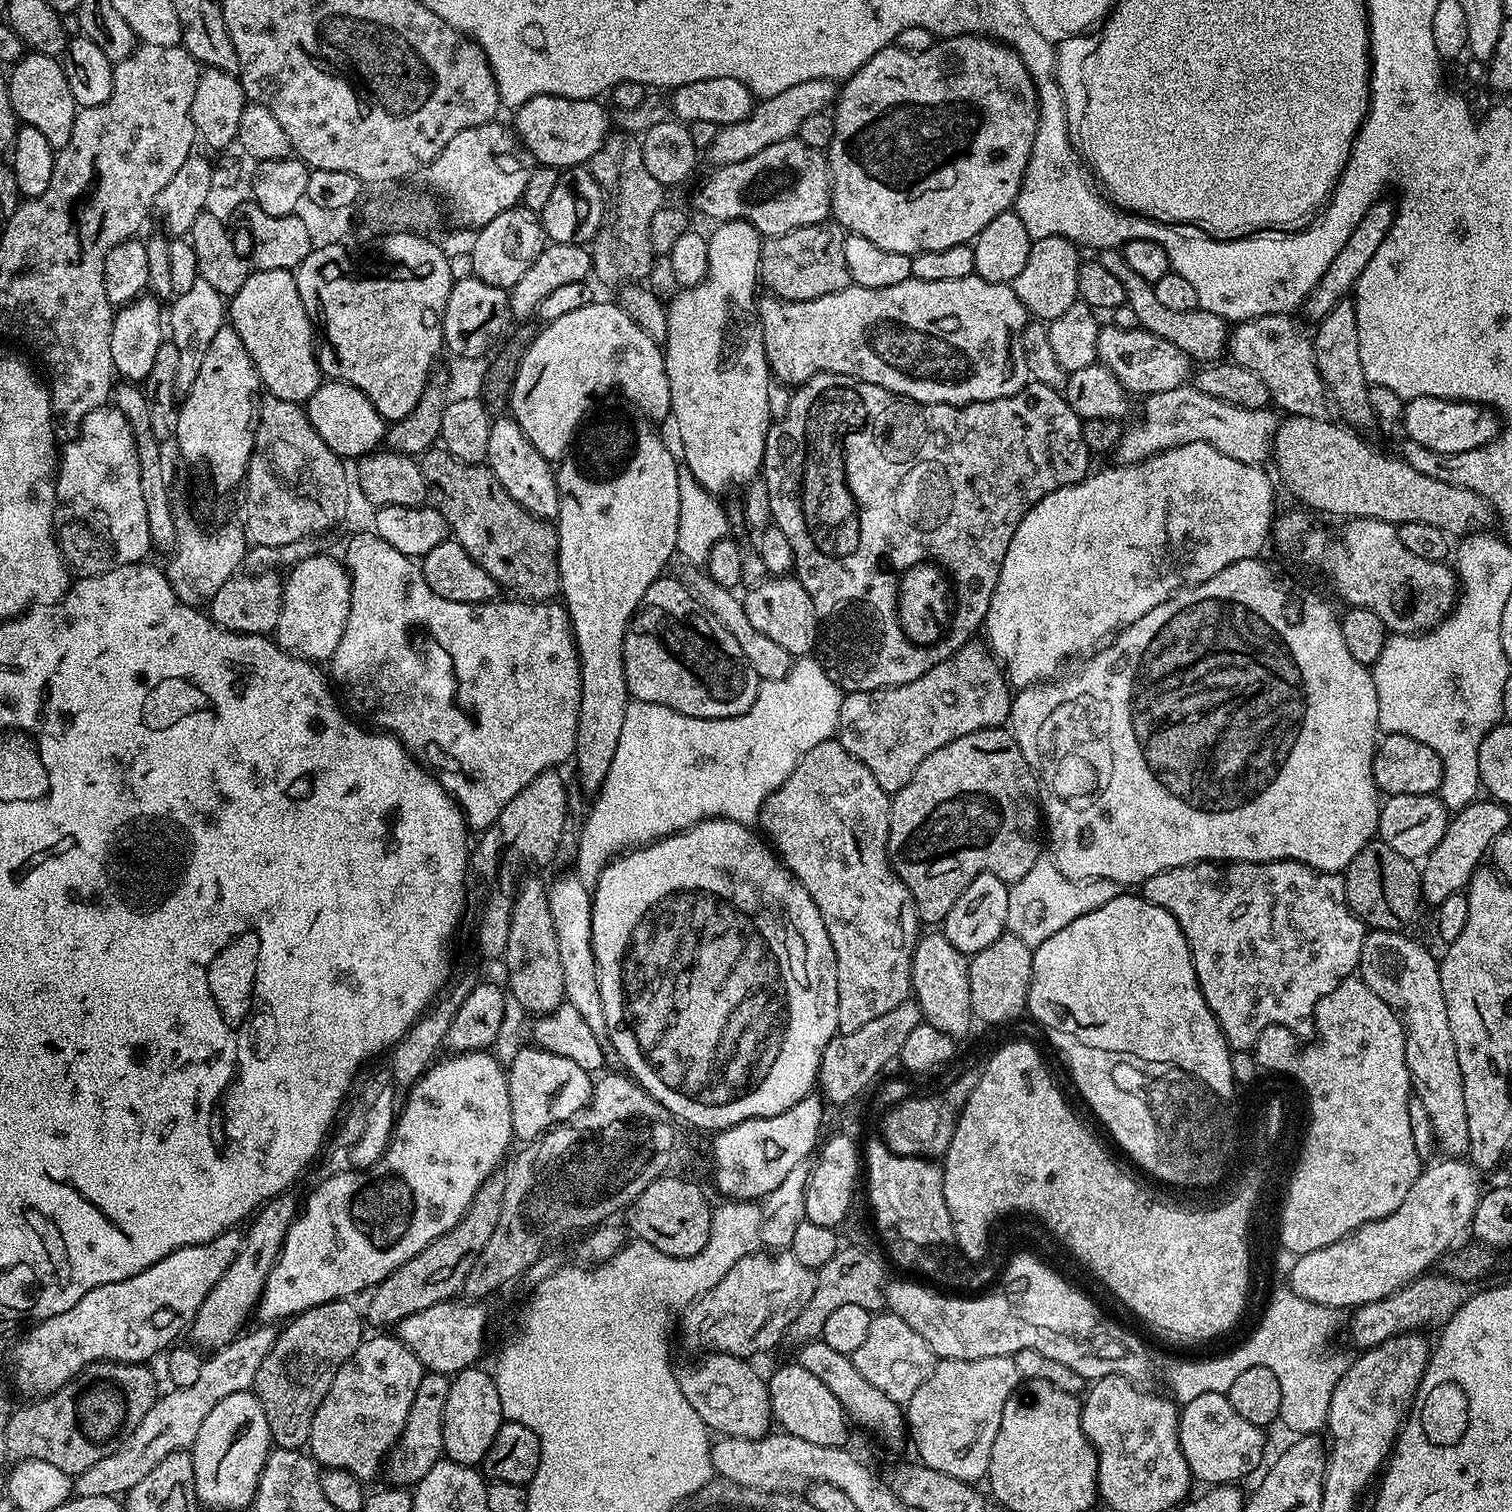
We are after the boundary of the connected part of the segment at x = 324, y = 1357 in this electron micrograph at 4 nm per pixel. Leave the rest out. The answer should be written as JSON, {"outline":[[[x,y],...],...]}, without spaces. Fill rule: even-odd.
{"outline":[[[348,1298],[331,1300],[301,1312],[298,1316],[291,1317],[279,1329],[274,1346],[270,1354],[266,1354],[262,1366],[258,1366],[254,1391],[262,1402],[262,1410],[266,1414],[266,1426],[270,1426],[272,1442],[276,1448],[300,1450],[307,1445],[310,1438],[310,1426],[314,1422],[314,1414],[322,1398],[326,1398],[340,1367],[347,1362],[350,1354],[354,1354],[354,1350],[358,1350],[360,1341],[365,1339],[365,1317],[361,1309],[359,1312],[352,1303],[353,1301]]]}

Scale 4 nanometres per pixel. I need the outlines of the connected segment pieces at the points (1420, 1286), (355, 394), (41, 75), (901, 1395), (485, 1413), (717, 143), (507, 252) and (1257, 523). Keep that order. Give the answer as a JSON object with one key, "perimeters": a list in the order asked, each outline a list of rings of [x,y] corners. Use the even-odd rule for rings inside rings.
{"perimeters":[[[[1443,1274],[1432,1275],[1417,1276],[1394,1294],[1378,1302],[1361,1304],[1355,1309],[1351,1313],[1352,1321],[1349,1324],[1347,1321],[1346,1332],[1348,1328],[1348,1336],[1357,1344],[1357,1349],[1377,1348],[1382,1342],[1401,1336],[1403,1332],[1423,1329],[1423,1324],[1436,1324],[1435,1326],[1448,1324],[1450,1318],[1454,1318],[1458,1309],[1478,1290],[1475,1283],[1467,1280],[1453,1280]]],[[[328,380],[321,383],[318,390],[314,390],[312,397],[306,401],[306,411],[310,418],[310,426],[342,458],[356,456],[363,458],[381,447],[386,431],[386,421],[374,410],[370,398],[362,394],[354,386],[344,384],[340,380]]],[[[29,51],[17,64],[11,65],[9,72],[12,73],[7,73],[6,79],[10,90],[10,106],[16,112],[17,121],[21,125],[34,126],[34,130],[40,131],[52,148],[58,150],[66,146],[66,142],[70,142],[70,134],[74,134],[78,106],[74,102],[74,94],[70,94],[70,82],[66,82],[63,63],[55,56],[43,56],[41,52]]],[[[891,1314],[873,1315],[866,1339],[858,1350],[852,1352],[851,1358],[858,1374],[862,1374],[870,1386],[878,1386],[878,1390],[901,1406],[907,1405],[914,1390],[930,1378],[938,1363],[938,1357],[930,1350],[926,1338],[922,1338],[918,1330],[906,1326],[902,1318]]],[[[480,1366],[463,1368],[451,1377],[450,1398],[446,1398],[444,1411],[443,1455],[449,1460],[476,1466],[483,1461],[486,1450],[490,1450],[490,1442],[494,1442],[494,1434],[498,1434],[500,1425],[504,1423],[502,1402],[498,1402],[498,1390],[495,1379],[488,1376]]],[[[811,80],[798,82],[798,86],[790,86],[790,90],[782,90],[782,94],[761,99],[753,107],[752,113],[742,122],[723,125],[719,129],[710,147],[712,164],[733,164],[742,162],[758,150],[766,150],[766,146],[774,146],[774,142],[793,139],[797,135],[800,123],[812,114],[831,109],[838,95],[838,88],[830,80]]],[[[517,206],[498,214],[498,218],[490,218],[475,233],[470,253],[473,256],[473,276],[482,282],[490,282],[490,286],[510,290],[530,270],[530,266],[538,258],[538,254],[546,247],[544,227],[540,225],[537,213]]],[[[1190,442],[1186,446],[1178,446],[1156,456],[1149,456],[1139,464],[1115,467],[1108,468],[1105,472],[1093,471],[1076,484],[1046,494],[1046,498],[1036,503],[1022,518],[1022,522],[1018,522],[1018,530],[1014,530],[1014,538],[1010,538],[1010,546],[1006,550],[1002,570],[998,574],[996,589],[988,603],[988,613],[984,615],[982,632],[983,635],[988,635],[987,647],[1000,661],[1013,689],[1031,688],[1033,684],[1051,681],[1061,671],[1059,668],[1063,666],[1064,660],[1070,659],[1071,656],[1083,657],[1097,651],[1109,637],[1121,628],[1138,622],[1142,614],[1150,614],[1154,606],[1166,602],[1181,588],[1206,582],[1214,578],[1214,574],[1226,570],[1226,566],[1234,566],[1234,562],[1259,557],[1268,536],[1270,540],[1274,517],[1277,515],[1276,496],[1272,493],[1272,484],[1263,472],[1263,467],[1238,462],[1238,458],[1226,458],[1226,454],[1214,450],[1214,446],[1206,442]]]]}

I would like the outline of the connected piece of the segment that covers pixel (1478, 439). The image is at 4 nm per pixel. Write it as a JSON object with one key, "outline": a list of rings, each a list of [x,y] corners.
{"outline":[[[1413,396],[1405,403],[1403,424],[1403,435],[1418,442],[1418,446],[1426,446],[1426,450],[1438,450],[1438,454],[1462,454],[1462,450],[1481,448],[1486,442],[1493,440],[1500,433],[1502,420],[1493,409],[1472,404],[1468,400]]]}

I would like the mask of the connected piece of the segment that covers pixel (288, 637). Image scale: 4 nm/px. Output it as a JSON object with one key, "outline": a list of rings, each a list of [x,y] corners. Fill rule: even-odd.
{"outline":[[[327,554],[308,557],[292,566],[284,580],[282,594],[282,614],[278,618],[278,626],[274,633],[277,644],[286,652],[300,656],[303,660],[313,662],[331,661],[334,650],[338,650],[338,642],[342,642],[342,634],[346,630],[346,618],[350,614],[350,586],[352,580],[348,577],[348,569],[339,559]]]}

